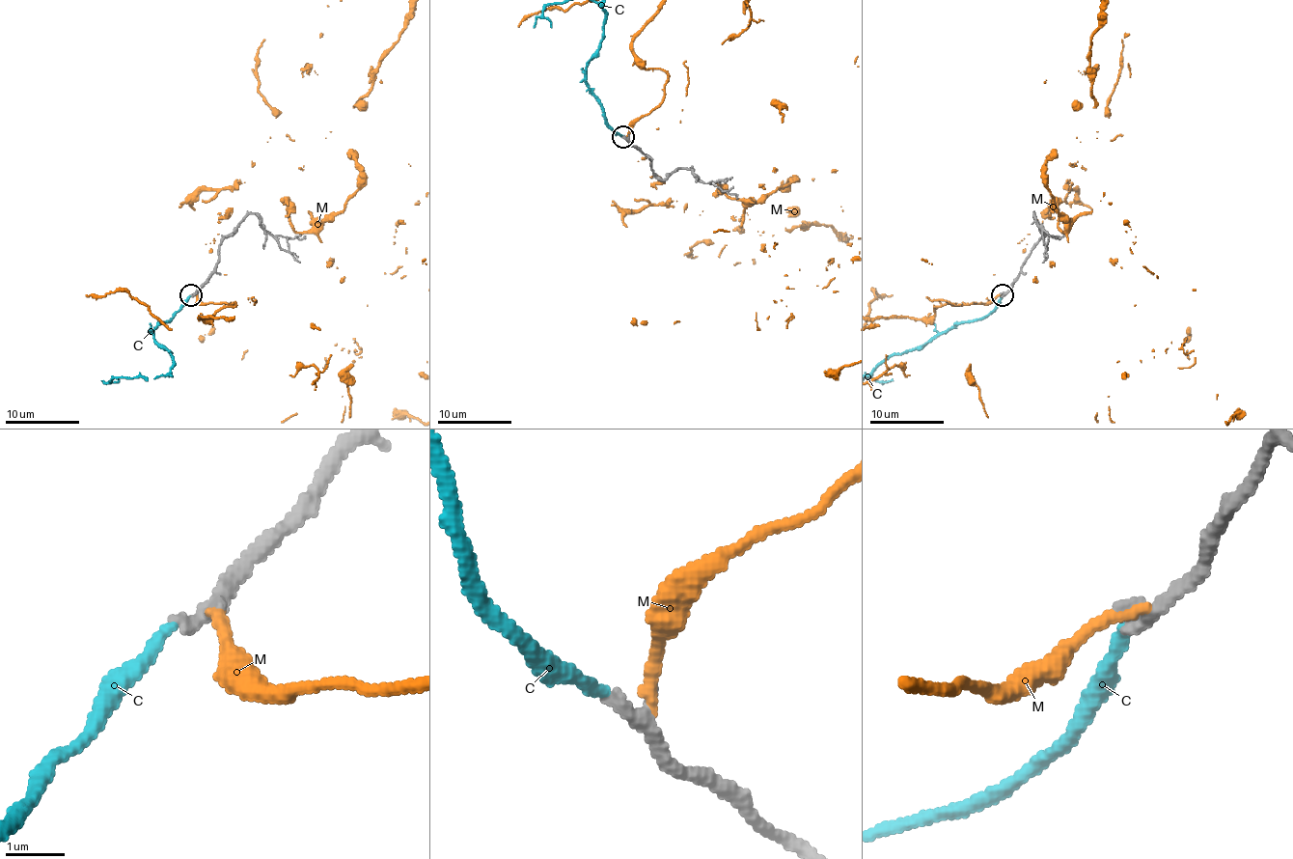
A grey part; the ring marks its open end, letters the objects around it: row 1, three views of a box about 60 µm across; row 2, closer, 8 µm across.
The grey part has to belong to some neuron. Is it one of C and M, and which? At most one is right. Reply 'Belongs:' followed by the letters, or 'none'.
Belongs: C

